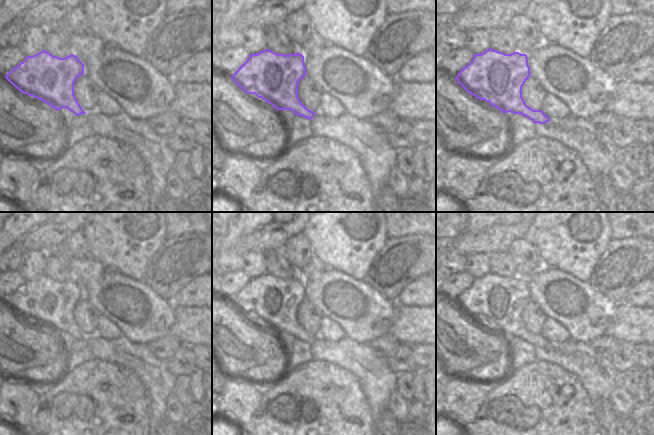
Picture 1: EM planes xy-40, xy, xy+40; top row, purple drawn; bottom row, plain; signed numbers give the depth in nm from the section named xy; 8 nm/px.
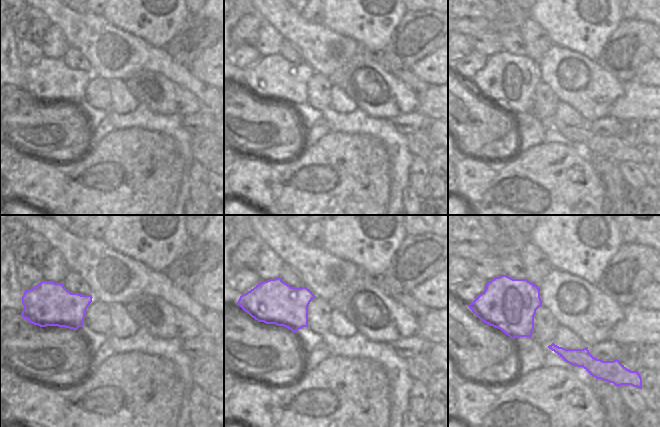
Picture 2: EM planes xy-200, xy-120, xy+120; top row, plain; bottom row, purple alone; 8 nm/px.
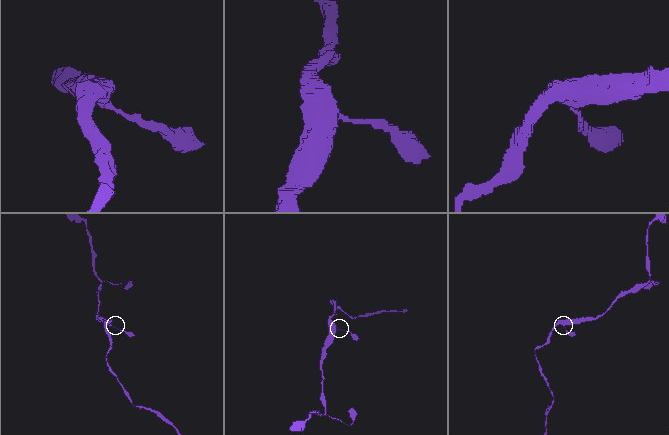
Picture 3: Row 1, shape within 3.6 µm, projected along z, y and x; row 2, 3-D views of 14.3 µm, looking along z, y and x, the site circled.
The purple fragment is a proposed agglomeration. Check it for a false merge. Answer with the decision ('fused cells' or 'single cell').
single cell

